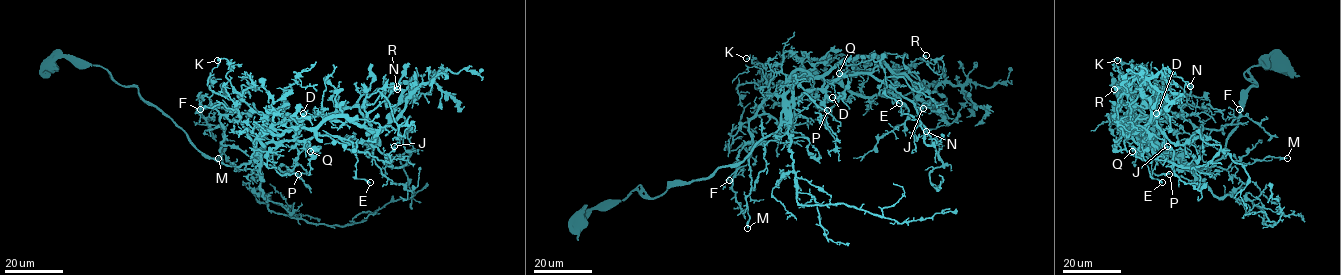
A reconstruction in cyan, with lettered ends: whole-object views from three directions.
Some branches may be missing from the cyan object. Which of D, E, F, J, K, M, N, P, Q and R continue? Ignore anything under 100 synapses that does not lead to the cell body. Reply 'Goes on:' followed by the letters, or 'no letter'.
Goes on: no letter

